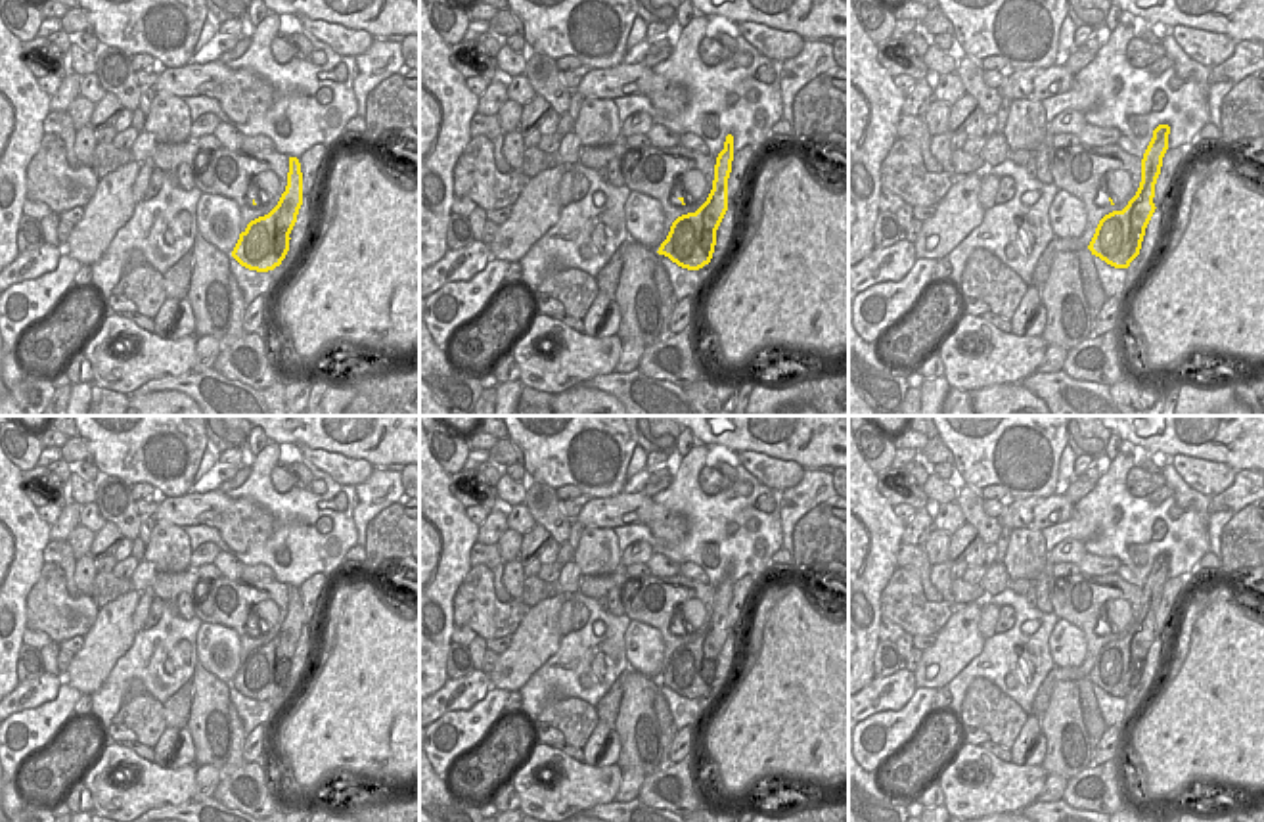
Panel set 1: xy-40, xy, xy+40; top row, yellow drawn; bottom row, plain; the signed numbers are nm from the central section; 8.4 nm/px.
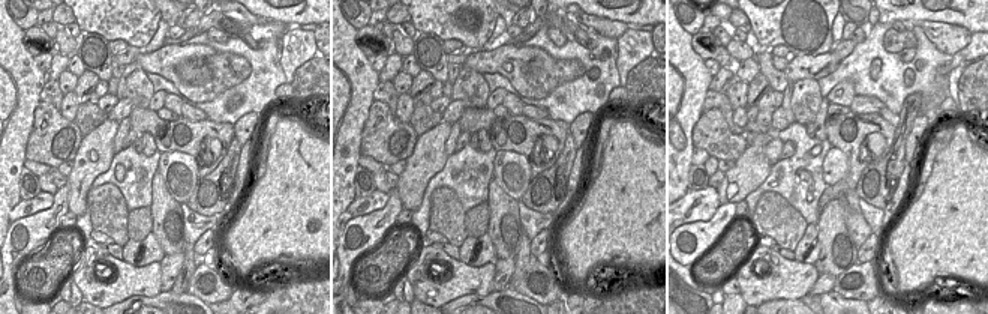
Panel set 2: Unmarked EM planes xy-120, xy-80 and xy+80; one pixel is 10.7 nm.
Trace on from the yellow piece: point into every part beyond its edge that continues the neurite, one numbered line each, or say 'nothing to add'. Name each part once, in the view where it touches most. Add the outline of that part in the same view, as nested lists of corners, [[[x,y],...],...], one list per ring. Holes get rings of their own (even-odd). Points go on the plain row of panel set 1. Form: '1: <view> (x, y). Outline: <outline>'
nothing to add.

